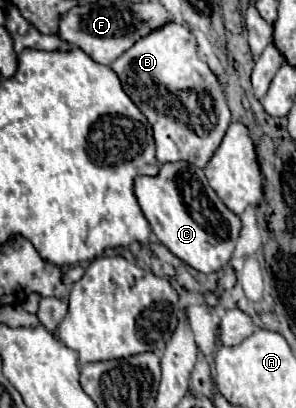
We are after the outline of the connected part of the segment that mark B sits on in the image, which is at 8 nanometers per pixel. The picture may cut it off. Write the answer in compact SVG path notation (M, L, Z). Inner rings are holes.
M167 22L161 28L151 30L147 36L137 40L127 52L123 52L111 66L123 90L133 98L133 102L143 110L153 126L153 136L157 142L157 160L167 162L189 162L193 166L205 168L215 150L219 148L229 124L231 110L225 100L225 92L205 60L197 54L197 40L189 26ZM183 92L195 92L199 96L199 126L189 126L179 122L175 116L183 108Z

